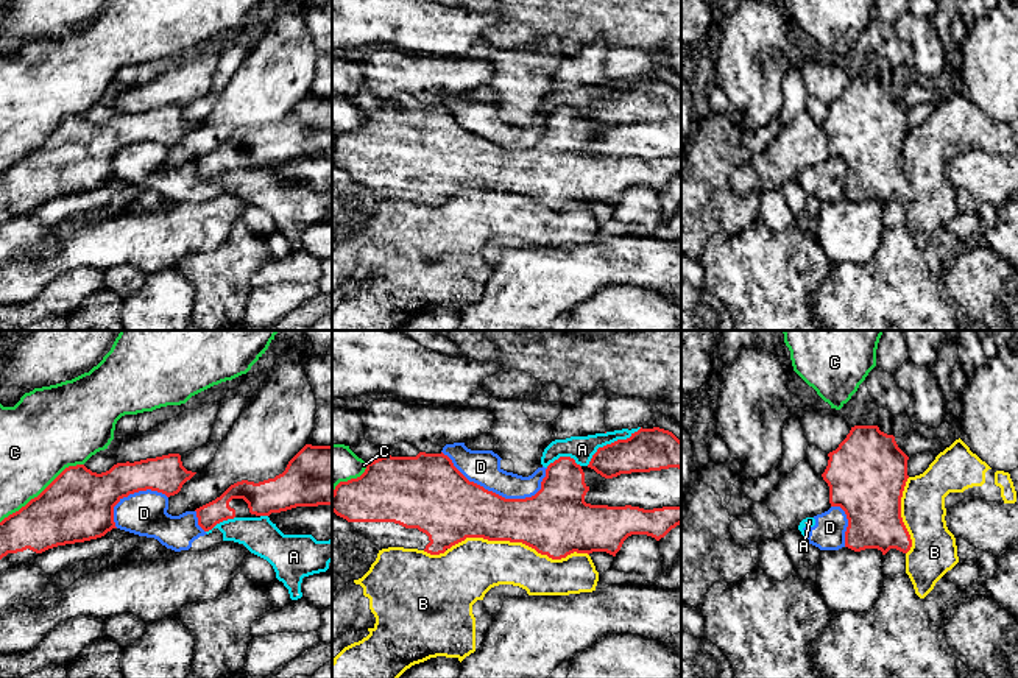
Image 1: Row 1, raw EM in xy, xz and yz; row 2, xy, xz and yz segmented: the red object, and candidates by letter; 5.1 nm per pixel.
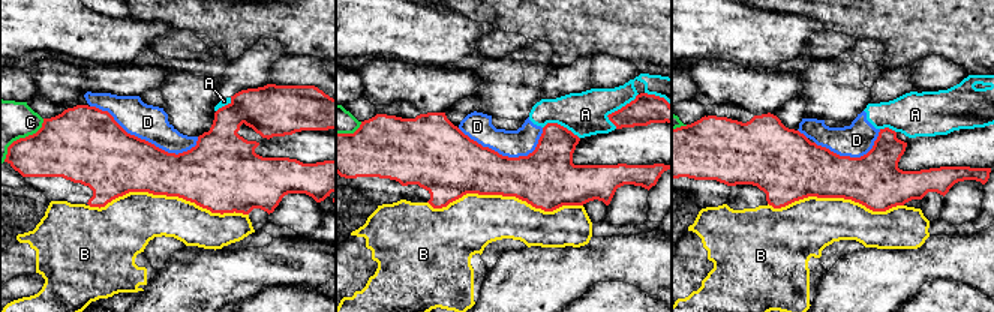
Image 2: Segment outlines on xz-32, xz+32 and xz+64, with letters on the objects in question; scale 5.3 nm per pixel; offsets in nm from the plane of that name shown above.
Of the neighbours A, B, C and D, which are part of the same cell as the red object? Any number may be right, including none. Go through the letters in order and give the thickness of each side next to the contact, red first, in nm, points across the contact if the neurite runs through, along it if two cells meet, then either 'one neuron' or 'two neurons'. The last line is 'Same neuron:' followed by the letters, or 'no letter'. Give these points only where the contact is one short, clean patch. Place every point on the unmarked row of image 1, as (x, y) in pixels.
A: calibres 220 and 130 nm; two neurons
B: calibres 320 and 300 nm; two neurons
C: calibres 360 and 380 nm; two neurons
D: calibres 320 and 180 nm; two neurons
Same neuron: no letter

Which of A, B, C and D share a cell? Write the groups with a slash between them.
A D / B / C

